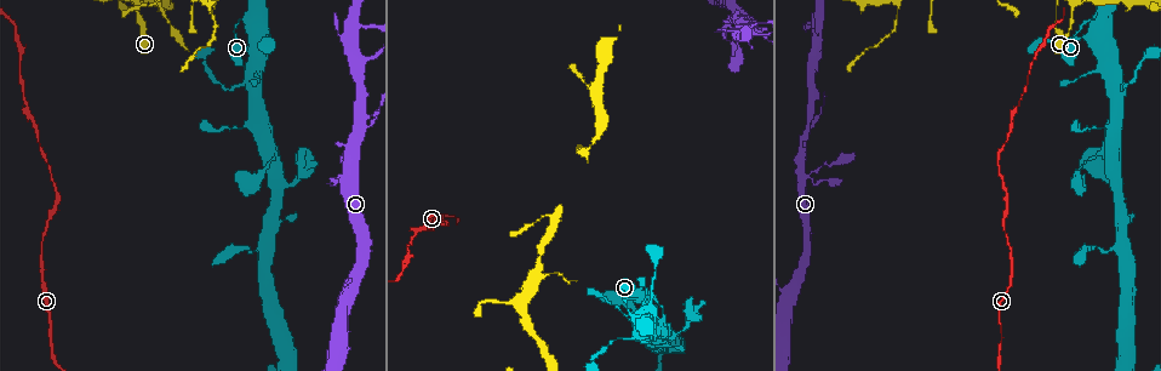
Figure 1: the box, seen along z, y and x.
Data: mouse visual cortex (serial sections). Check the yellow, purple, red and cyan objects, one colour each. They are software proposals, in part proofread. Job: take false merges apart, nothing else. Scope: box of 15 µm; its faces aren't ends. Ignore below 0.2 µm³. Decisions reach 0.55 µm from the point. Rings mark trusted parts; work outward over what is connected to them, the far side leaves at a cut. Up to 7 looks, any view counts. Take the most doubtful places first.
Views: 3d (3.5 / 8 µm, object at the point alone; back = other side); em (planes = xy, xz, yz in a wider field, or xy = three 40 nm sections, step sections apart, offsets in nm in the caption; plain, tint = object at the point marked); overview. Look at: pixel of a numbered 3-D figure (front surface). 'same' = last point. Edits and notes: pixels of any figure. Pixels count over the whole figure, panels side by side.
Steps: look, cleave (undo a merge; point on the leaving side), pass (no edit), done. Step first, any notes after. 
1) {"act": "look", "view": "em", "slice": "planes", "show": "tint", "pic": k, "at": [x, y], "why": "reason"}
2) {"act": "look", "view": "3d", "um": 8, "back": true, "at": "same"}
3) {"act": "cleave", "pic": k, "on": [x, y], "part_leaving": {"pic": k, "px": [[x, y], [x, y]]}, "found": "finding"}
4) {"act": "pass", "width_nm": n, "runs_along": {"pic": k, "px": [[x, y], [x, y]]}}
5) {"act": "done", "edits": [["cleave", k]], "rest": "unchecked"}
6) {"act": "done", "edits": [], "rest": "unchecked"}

{"act": "look", "view": "3d", "um": 3.5, "pic": 1, "at": [1074, 8], "why": "calibre changes"}

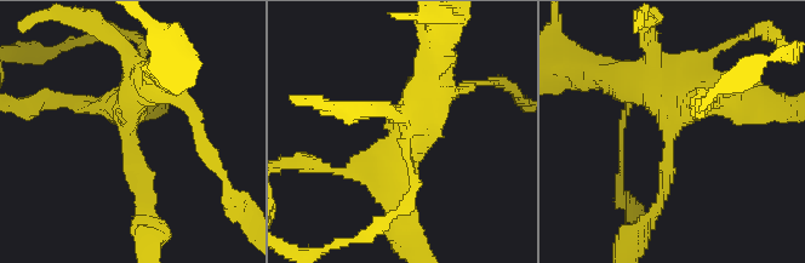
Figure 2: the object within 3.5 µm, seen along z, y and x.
{"act": "look", "view": "em", "slice": "planes", "show": "tint", "pic": 2, "at": [128, 137], "why": "now the EM"}

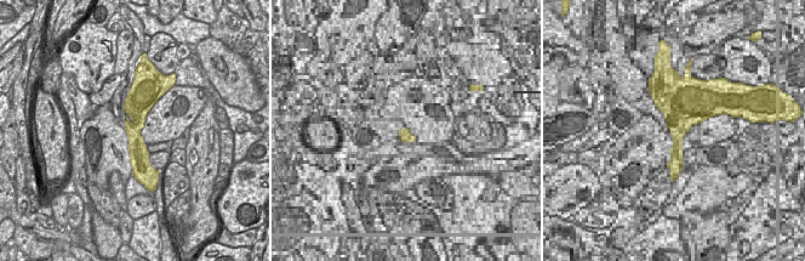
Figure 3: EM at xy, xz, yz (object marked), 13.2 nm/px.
{"act": "look", "view": "em", "slice": "xy", "step": 5, "show": "tint", "at": "same", "why": "another direction"}

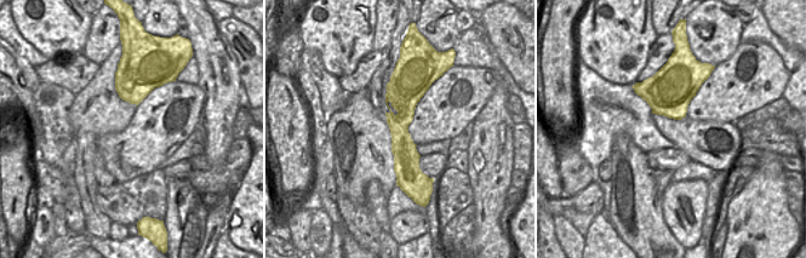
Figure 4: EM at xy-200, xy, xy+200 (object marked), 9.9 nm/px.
{"act": "pass", "runs_along": {"pic": 2, "px": [[654, 211], [672, 107], [725, 103]]}, "found": "one cell here"}

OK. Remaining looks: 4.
{"act": "look", "view": "3d", "um": 3.5, "back": true, "pic": 1, "at": [226, 91], "why": "a narrow waist"}

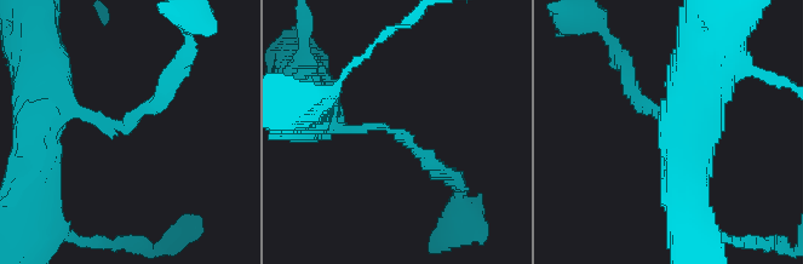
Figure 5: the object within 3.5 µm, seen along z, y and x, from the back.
{"act": "look", "view": "em", "slice": "xy", "step": 5, "show": "tint", "pic": 5, "at": [118, 128], "arm_widths_nm": [200, 250], "why": "shape alone is not enough"}

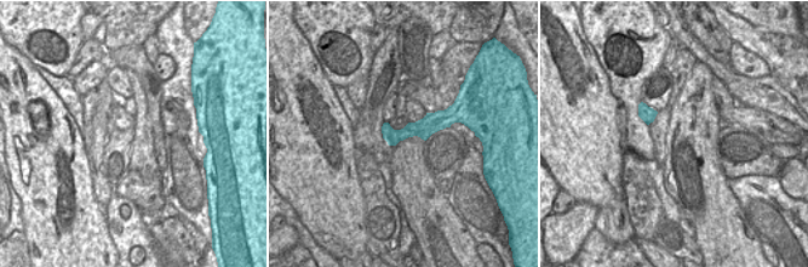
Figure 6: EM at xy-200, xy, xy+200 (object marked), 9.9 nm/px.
{"act": "pass", "width_nm": 190, "runs_along": {"pic": 6, "px": [[452, 117], [404, 134], [384, 130]]}, "found": "one cell here"}

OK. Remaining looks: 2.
{"act": "look", "view": "3d", "um": 3.5, "pic": 1, "at": [359, 129], "why": "side arm on a straight run"}

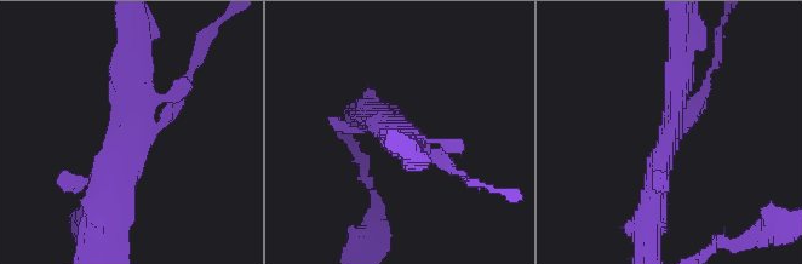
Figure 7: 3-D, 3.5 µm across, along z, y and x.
{"act": "look", "view": "em", "slice": "xy", "step": 1, "show": "tint", "pic": 7, "at": [668, 139], "arms": 3, "arm_widths_nm": [200, 350, 350], "why": "need the tissue"}

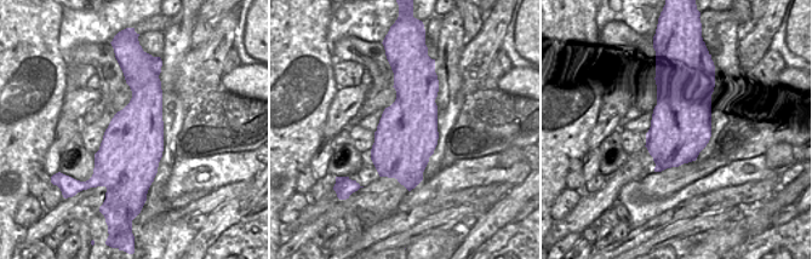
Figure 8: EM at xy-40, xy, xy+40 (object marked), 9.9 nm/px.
{"act": "pass", "runs_along": {"pic": 7, "px": [[651, 212], [675, 108], [679, 56]]}, "found": "all the same cell"}

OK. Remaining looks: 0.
{"act": "done", "edits": [], "rest": "unchecked"}

